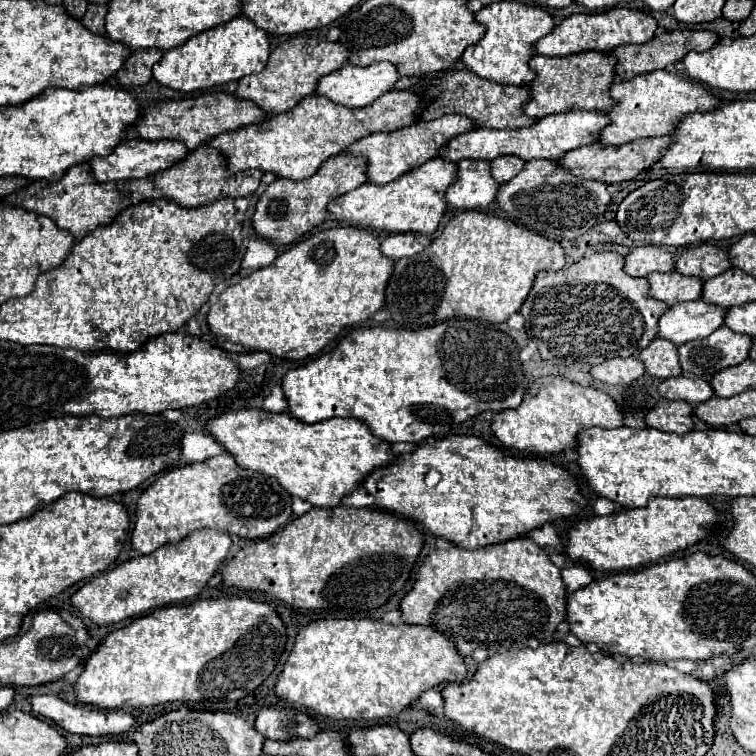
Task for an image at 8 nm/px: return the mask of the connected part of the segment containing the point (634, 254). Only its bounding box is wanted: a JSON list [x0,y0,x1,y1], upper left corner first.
[624,246,674,276]

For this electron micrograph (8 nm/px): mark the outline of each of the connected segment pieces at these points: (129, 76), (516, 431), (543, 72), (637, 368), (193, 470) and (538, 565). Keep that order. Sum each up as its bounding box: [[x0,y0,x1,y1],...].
[[118,48,162,86],[490,376,622,454],[522,52,614,118],[590,358,646,384],[132,454,292,554],[400,538,566,656]]

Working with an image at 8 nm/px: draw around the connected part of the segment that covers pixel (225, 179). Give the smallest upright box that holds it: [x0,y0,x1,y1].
[122,146,262,208]

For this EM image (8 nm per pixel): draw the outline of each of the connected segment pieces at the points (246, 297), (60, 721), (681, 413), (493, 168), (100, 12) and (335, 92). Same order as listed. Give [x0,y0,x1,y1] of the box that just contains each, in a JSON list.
[[206,226,394,360],[32,694,136,736],[646,400,692,434],[490,156,526,184],[82,4,106,36],[316,62,398,108]]

